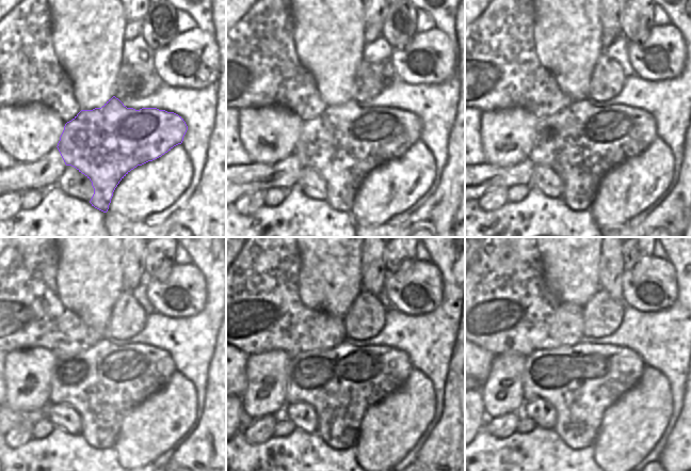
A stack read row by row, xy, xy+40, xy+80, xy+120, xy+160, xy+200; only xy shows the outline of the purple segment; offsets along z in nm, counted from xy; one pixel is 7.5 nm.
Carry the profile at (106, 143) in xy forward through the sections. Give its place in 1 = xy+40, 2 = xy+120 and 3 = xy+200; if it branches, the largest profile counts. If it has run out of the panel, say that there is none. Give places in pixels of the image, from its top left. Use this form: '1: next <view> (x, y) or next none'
1: next xy+40 (343, 143)
2: next xy+120 (101, 383)
3: next xy+200 (581, 381)

